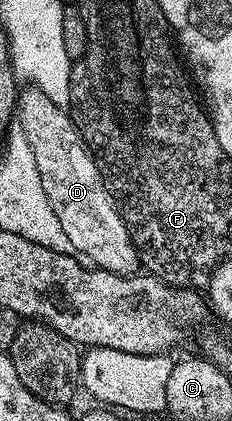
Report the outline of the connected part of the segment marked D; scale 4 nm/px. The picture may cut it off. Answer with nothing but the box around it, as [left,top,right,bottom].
[16,87,140,275]

